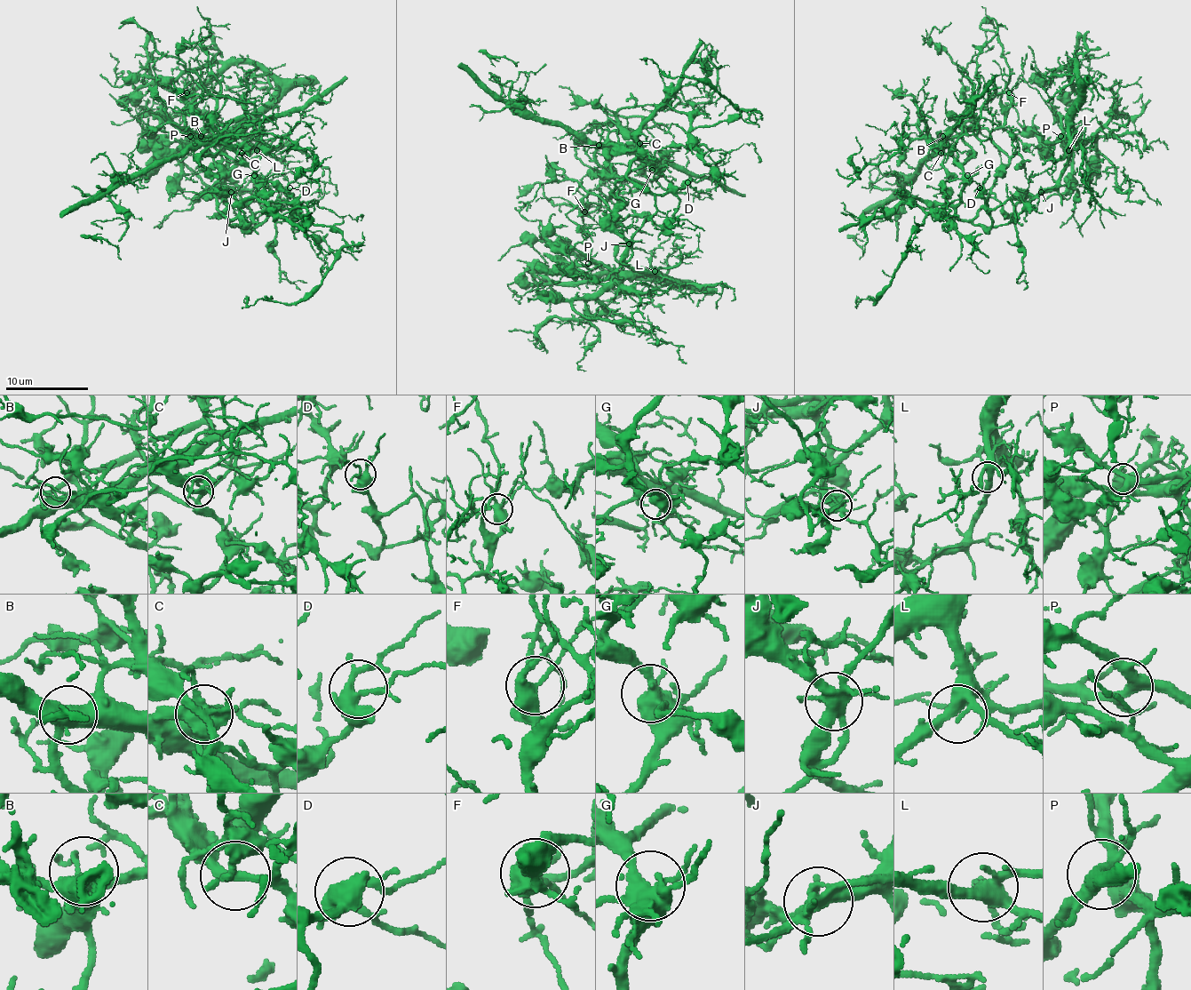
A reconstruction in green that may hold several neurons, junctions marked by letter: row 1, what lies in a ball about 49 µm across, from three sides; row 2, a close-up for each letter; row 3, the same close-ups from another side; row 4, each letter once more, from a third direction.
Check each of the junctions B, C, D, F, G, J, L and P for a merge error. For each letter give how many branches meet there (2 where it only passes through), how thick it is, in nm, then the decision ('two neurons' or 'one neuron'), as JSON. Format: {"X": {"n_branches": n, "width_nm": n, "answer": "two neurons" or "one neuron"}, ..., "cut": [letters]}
{"B": {"n_branches": 5, "width_nm": 300, "answer": "one neuron"}, "C": {"n_branches": 5, "width_nm": 260, "answer": "two neurons"}, "D": {"n_branches": 6, "width_nm": 360, "answer": "one neuron"}, "F": {"n_branches": 4, "width_nm": 400, "answer": "one neuron"}, "G": {"n_branches": 5, "width_nm": 440, "answer": "one neuron"}, "J": {"n_branches": 7, "width_nm": 400, "answer": "two neurons"}, "L": {"n_branches": 5, "width_nm": 360, "answer": "one neuron"}, "P": {"n_branches": 4, "width_nm": 360, "answer": "one neuron"}, "cut": ["C", "J"]}

